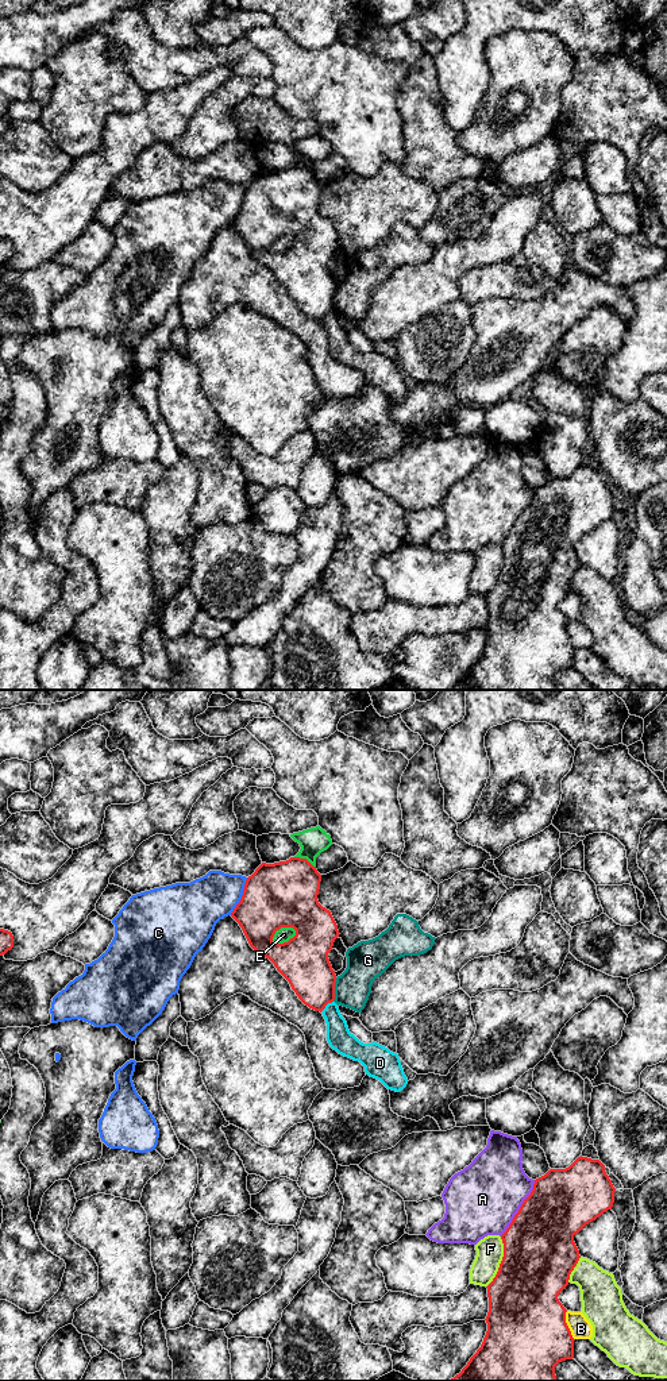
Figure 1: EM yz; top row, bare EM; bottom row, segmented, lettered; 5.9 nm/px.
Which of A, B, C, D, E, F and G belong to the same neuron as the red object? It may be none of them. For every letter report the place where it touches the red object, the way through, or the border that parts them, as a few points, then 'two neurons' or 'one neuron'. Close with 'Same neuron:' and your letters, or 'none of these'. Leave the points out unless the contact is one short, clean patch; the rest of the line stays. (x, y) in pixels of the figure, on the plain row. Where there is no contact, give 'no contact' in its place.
A: contact yz (520, 517); two neurons
B: contact yz (567, 635); two neurons
C: contact yz (242, 205); two neurons
D: contact yz (326, 313); border yz (332, 309), (320, 320); two neurons
E: contact yz (285, 251); two neurons
F: contact yz (501, 571); two neurons
G: contact yz (334, 299); border yz (336, 286), (335, 307), (332, 309); two neurons
Same neuron: none of these

